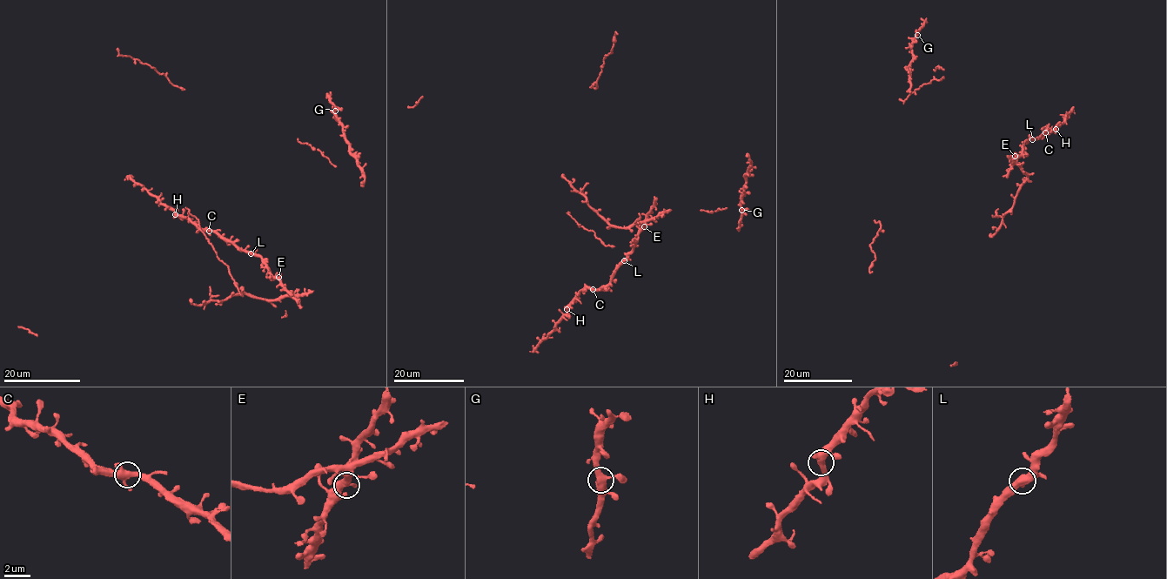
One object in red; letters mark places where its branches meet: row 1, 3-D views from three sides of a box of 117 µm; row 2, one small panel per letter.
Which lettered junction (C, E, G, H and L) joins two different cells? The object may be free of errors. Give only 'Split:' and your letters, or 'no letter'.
Split: no letter

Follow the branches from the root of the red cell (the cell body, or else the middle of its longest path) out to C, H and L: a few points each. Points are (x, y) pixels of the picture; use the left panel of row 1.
C: (280, 283), (280, 279), (271, 274), (263, 259), (209, 231)
H: (280, 283), (280, 279), (271, 274), (263, 259), (224, 240), (212, 231), (201, 230), (187, 218), (175, 213)
L: (280, 283), (280, 279), (271, 274), (263, 259), (251, 253)

